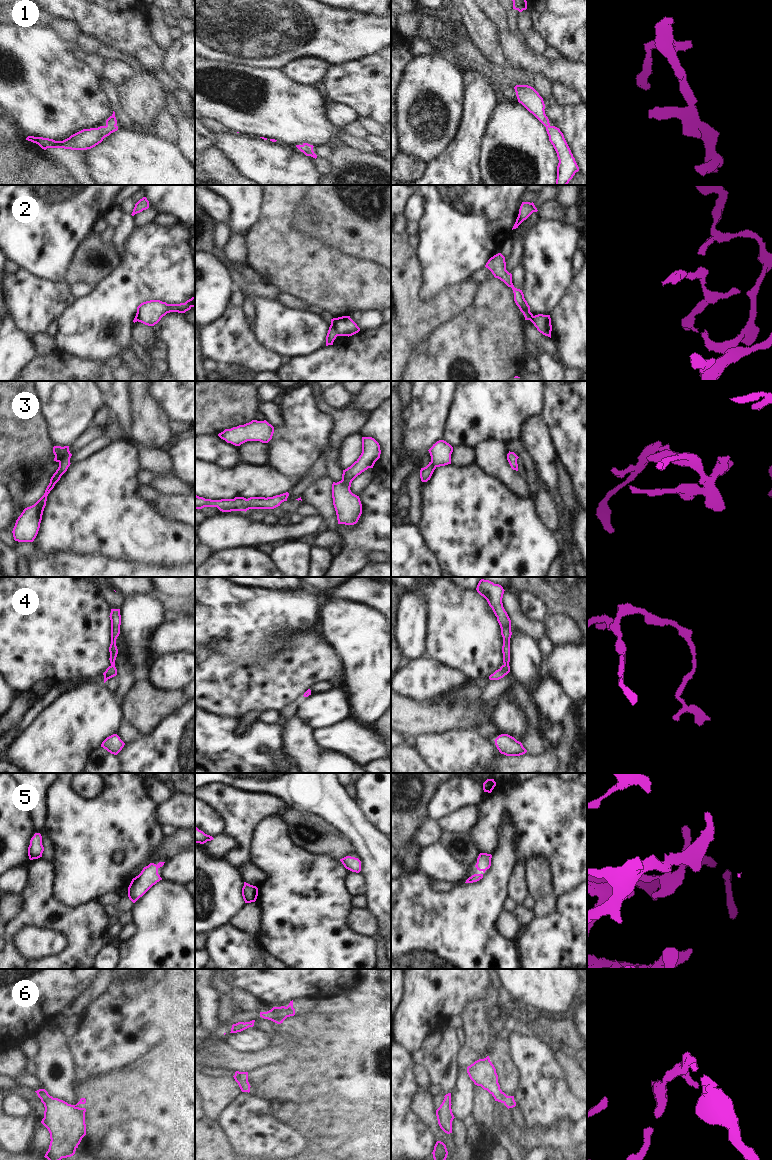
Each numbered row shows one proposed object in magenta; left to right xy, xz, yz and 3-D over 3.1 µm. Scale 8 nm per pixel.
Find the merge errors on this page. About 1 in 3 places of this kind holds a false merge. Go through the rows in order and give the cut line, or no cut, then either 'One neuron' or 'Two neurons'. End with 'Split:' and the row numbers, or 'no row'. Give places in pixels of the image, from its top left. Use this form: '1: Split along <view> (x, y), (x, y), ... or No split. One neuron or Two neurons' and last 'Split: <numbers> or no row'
1: No split. One neuron
2: Split along xz (331, 324), (337, 335). Two neurons
3: No split. One neuron
4: No split. One neuron
5: No split. One neuron
6: No split. One neuron
Split: 2

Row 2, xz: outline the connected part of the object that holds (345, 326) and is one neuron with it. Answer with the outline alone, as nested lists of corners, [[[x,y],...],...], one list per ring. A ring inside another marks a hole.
[[[342,316],[331,319],[331,325],[336,330],[337,336],[352,336],[360,331],[357,324],[350,316]]]

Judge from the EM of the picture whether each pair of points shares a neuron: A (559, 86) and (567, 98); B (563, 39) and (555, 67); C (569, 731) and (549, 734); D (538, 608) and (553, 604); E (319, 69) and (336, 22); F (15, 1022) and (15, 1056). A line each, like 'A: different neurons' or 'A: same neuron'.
A: same neuron
B: different neurons
C: different neurons
D: different neurons
E: different neurons
F: different neurons

